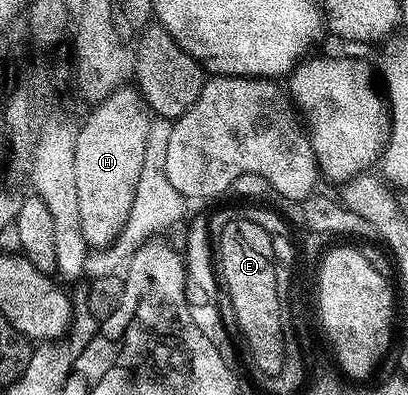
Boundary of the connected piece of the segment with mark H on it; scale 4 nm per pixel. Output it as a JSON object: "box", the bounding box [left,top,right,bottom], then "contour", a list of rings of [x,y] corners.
{"box":[73,85,150,249],"contour":[[[131,85],[113,92],[107,99],[102,99],[92,111],[95,112],[83,124],[80,122],[75,132],[73,173],[77,173],[77,210],[81,212],[81,234],[85,236],[88,248],[104,249],[114,243],[125,229],[125,221],[129,221],[129,209],[133,209],[137,177],[141,177],[141,164],[145,158],[150,120],[142,96]]]}

